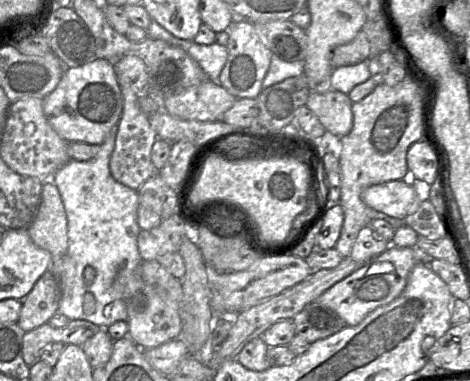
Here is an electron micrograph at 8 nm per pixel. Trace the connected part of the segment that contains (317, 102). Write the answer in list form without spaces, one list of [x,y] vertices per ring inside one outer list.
[[[329,90],[325,93],[310,92],[305,106],[315,114],[327,132],[342,137],[353,126],[352,104],[347,94]]]

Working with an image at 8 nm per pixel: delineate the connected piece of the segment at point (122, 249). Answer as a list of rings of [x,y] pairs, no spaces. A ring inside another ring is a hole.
[[[118,124],[111,129],[104,142],[99,145],[94,157],[84,162],[69,160],[49,180],[50,183],[57,187],[60,193],[67,218],[68,250],[65,255],[59,285],[61,299],[57,312],[63,314],[69,320],[88,321],[103,329],[107,329],[110,325],[120,320],[127,322],[127,308],[123,301],[123,286],[117,281],[117,274],[121,268],[137,270],[143,261],[137,244],[137,238],[141,231],[137,223],[138,191],[132,190],[116,181],[110,173],[109,163],[115,147],[117,132]],[[86,267],[92,267],[95,270],[95,278],[89,284],[84,282],[83,273]],[[86,293],[93,294],[95,298],[95,310],[91,314],[86,314],[83,310],[83,297]],[[106,305],[111,305],[109,315],[104,315],[104,307]]]

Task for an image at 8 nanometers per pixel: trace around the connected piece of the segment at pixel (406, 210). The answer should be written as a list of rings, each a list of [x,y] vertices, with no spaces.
[[[394,180],[366,188],[361,195],[370,208],[388,216],[404,220],[413,214],[422,199],[429,199],[430,185],[414,181]]]

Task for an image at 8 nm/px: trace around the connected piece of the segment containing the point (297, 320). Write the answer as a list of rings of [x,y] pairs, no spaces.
[[[314,301],[292,319],[297,336],[309,343],[328,338],[346,327],[344,320],[332,309]]]

